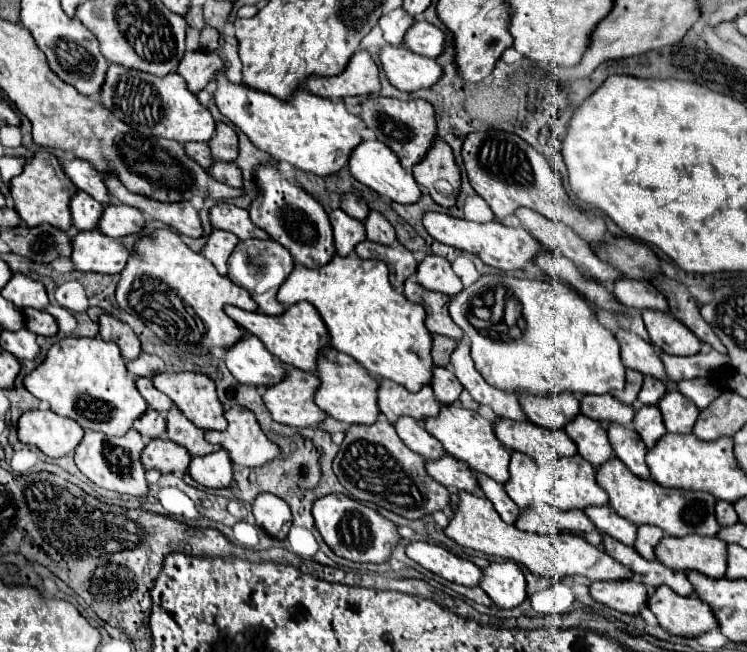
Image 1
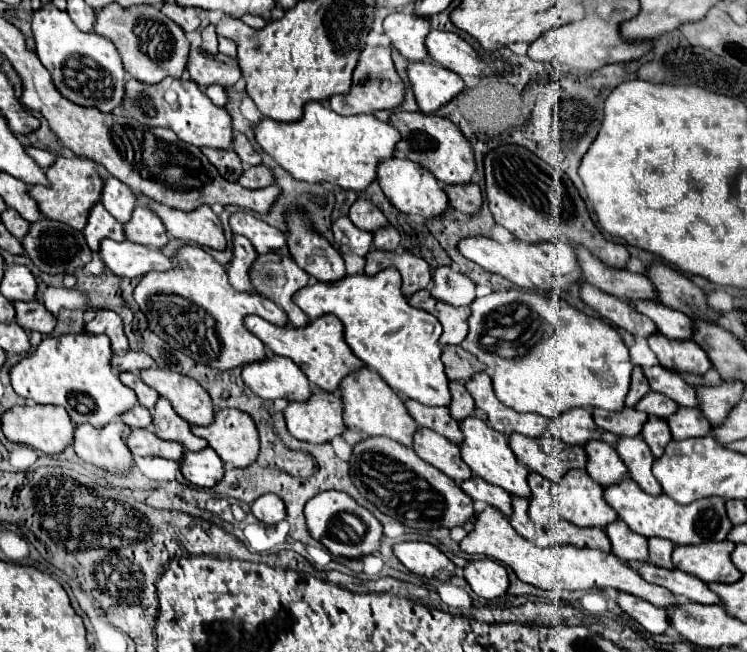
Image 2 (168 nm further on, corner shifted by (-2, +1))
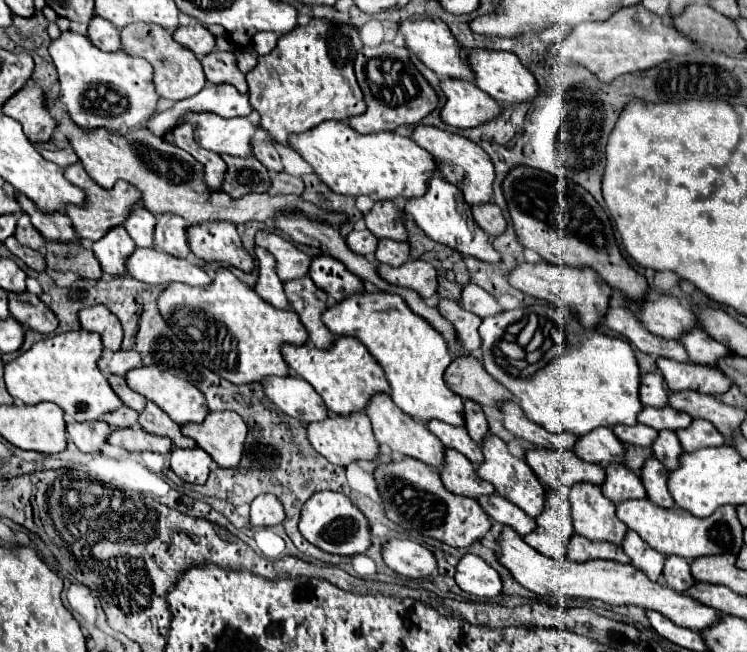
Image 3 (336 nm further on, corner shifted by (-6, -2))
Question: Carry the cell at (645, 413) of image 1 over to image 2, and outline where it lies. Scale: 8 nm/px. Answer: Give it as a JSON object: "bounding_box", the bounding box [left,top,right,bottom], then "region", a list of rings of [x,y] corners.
{"bounding_box":[641,417,671,459],"region":[[[649,417],[649,421],[645,423],[645,427],[641,431],[641,437],[649,445],[649,449],[653,451],[653,455],[659,459],[659,455],[663,455],[665,445],[671,441],[671,433],[669,433],[667,421]]]}

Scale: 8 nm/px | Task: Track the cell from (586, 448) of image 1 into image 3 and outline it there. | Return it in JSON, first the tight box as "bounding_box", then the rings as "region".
{"bounding_box":[601,462,647,504],"region":[[[611,462],[605,466],[605,482],[601,484],[601,490],[615,504],[629,498],[647,496],[643,490],[643,484],[639,482],[639,476],[625,464],[617,464],[617,462]]]}

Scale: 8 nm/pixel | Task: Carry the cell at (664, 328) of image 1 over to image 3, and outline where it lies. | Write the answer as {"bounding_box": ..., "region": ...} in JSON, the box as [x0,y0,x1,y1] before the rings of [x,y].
{"bounding_box":[657,358,731,394],"region":[[[657,358],[657,366],[663,372],[663,378],[669,390],[699,390],[703,394],[723,394],[729,390],[731,380],[715,366],[695,364],[695,362],[677,362],[671,358]]]}

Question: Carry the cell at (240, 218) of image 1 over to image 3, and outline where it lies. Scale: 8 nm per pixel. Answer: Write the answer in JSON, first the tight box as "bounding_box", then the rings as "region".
{"bounding_box":[255,230,311,280],"region":[[[259,230],[255,234],[255,244],[263,246],[265,250],[269,250],[275,256],[277,262],[277,276],[281,280],[291,280],[291,278],[301,278],[307,274],[311,258],[301,252],[299,248],[295,248],[289,240],[285,240],[283,236],[275,234],[275,232],[267,232],[267,230]]]}

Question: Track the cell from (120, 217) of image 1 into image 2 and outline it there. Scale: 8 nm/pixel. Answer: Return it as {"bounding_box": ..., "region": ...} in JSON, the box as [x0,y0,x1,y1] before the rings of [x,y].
{"bounding_box":[125,207,169,249],"region":[[[137,207],[129,223],[125,223],[125,235],[129,241],[163,249],[169,241],[167,229],[161,219],[149,207]]]}

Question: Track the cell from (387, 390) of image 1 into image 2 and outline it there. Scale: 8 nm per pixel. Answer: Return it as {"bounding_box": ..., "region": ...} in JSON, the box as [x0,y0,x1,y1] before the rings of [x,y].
{"bounding_box":[405,399,463,445],"region":[[[411,399],[405,401],[405,407],[411,413],[411,417],[419,423],[419,427],[427,427],[427,429],[443,435],[445,439],[449,439],[455,445],[463,443],[463,433],[459,431],[459,423],[449,415],[447,407],[427,407],[427,405],[415,403]]]}

